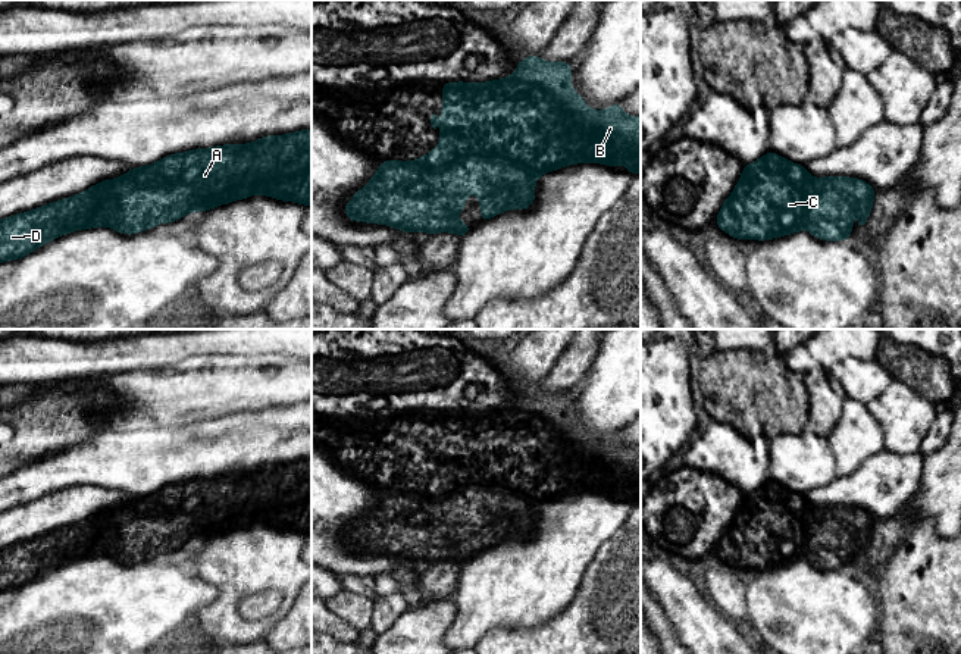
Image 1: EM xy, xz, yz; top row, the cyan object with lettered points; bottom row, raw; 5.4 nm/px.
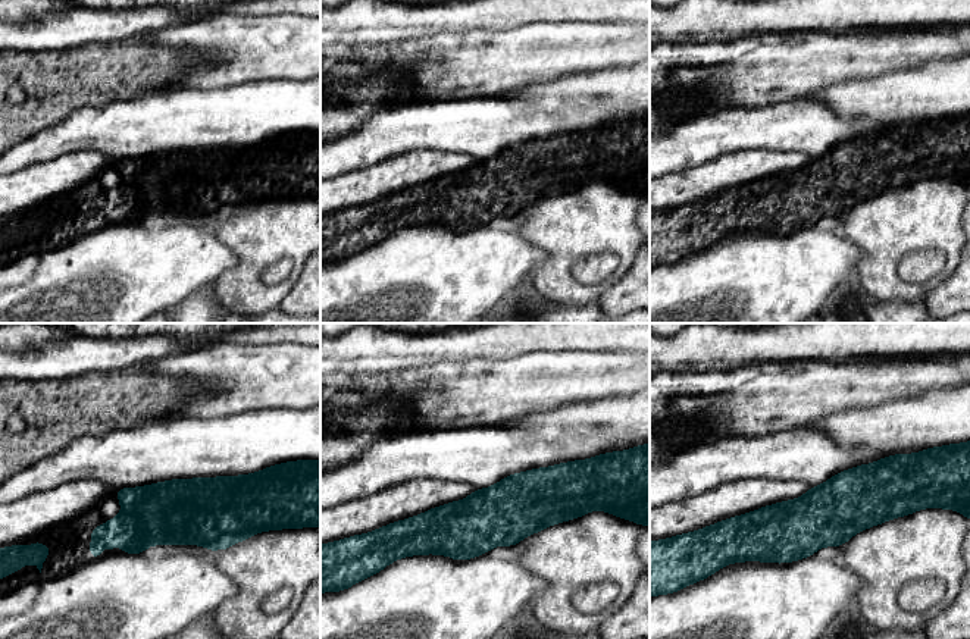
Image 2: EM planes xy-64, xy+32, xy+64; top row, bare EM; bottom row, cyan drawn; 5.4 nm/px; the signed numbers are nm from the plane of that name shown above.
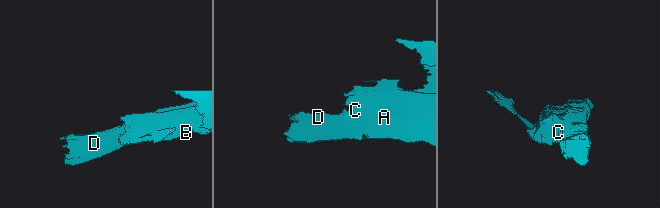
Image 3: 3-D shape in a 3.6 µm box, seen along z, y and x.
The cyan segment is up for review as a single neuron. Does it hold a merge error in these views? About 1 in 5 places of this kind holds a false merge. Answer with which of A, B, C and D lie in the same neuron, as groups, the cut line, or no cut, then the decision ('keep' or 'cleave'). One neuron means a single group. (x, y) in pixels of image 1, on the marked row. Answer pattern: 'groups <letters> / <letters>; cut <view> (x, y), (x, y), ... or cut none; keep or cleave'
groups A B C / D; cut xy (118, 178), (122, 194), (121, 219), (140, 222), (144, 228); cleave

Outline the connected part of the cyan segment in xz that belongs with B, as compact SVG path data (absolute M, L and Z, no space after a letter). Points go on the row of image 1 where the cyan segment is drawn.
M539 54L517 60L516 72L508 78L486 82L444 82L442 125L438 147L428 151L425 162L441 169L451 169L469 181L480 203L480 222L510 209L528 210L536 198L535 181L551 170L576 163L625 163L632 176L641 172L641 116L627 116L620 103L605 110L592 110L573 90L572 63L544 62Z

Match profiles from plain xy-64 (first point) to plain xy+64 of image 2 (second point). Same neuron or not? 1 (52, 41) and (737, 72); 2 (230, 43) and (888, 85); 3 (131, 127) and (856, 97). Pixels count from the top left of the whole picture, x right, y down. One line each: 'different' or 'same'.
1: different
2: different
3: different

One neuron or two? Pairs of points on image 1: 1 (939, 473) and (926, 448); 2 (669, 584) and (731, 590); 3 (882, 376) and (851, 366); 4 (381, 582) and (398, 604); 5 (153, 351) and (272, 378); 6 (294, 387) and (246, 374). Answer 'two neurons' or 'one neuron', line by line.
1: two neurons
2: two neurons
3: one neuron
4: two neurons
5: two neurons
6: one neuron

